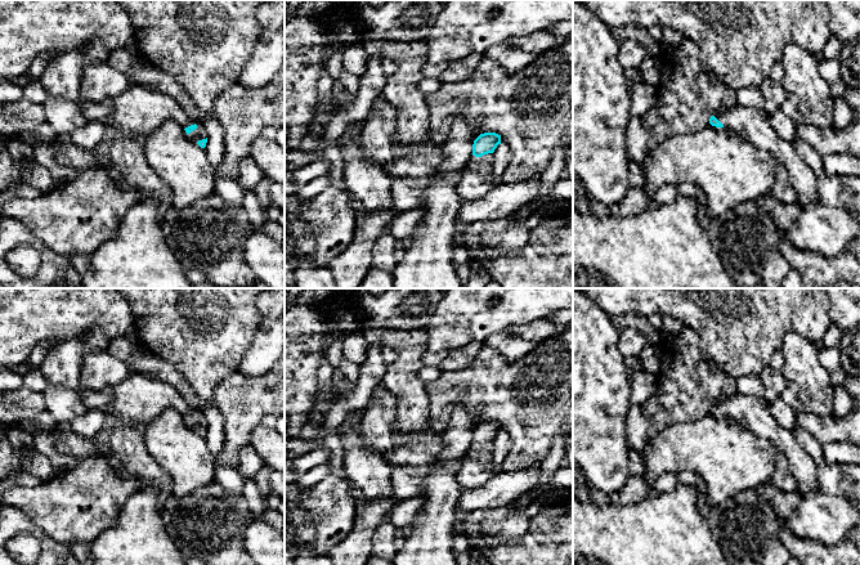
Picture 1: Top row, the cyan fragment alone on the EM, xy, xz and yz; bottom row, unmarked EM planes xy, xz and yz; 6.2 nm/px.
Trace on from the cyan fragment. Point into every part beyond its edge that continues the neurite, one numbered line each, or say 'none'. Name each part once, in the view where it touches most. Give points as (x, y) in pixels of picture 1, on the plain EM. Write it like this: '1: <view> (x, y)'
1: xy (137, 399)

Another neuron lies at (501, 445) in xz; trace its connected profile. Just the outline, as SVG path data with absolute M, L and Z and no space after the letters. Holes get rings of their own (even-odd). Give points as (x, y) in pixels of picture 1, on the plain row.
M505 431L498 432L492 441L492 462L497 471L509 454L511 444L511 438Z

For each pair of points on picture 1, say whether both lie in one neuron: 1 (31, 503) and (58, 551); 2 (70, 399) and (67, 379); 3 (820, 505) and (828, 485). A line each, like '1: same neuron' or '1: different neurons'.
1: different neurons
2: different neurons
3: different neurons

